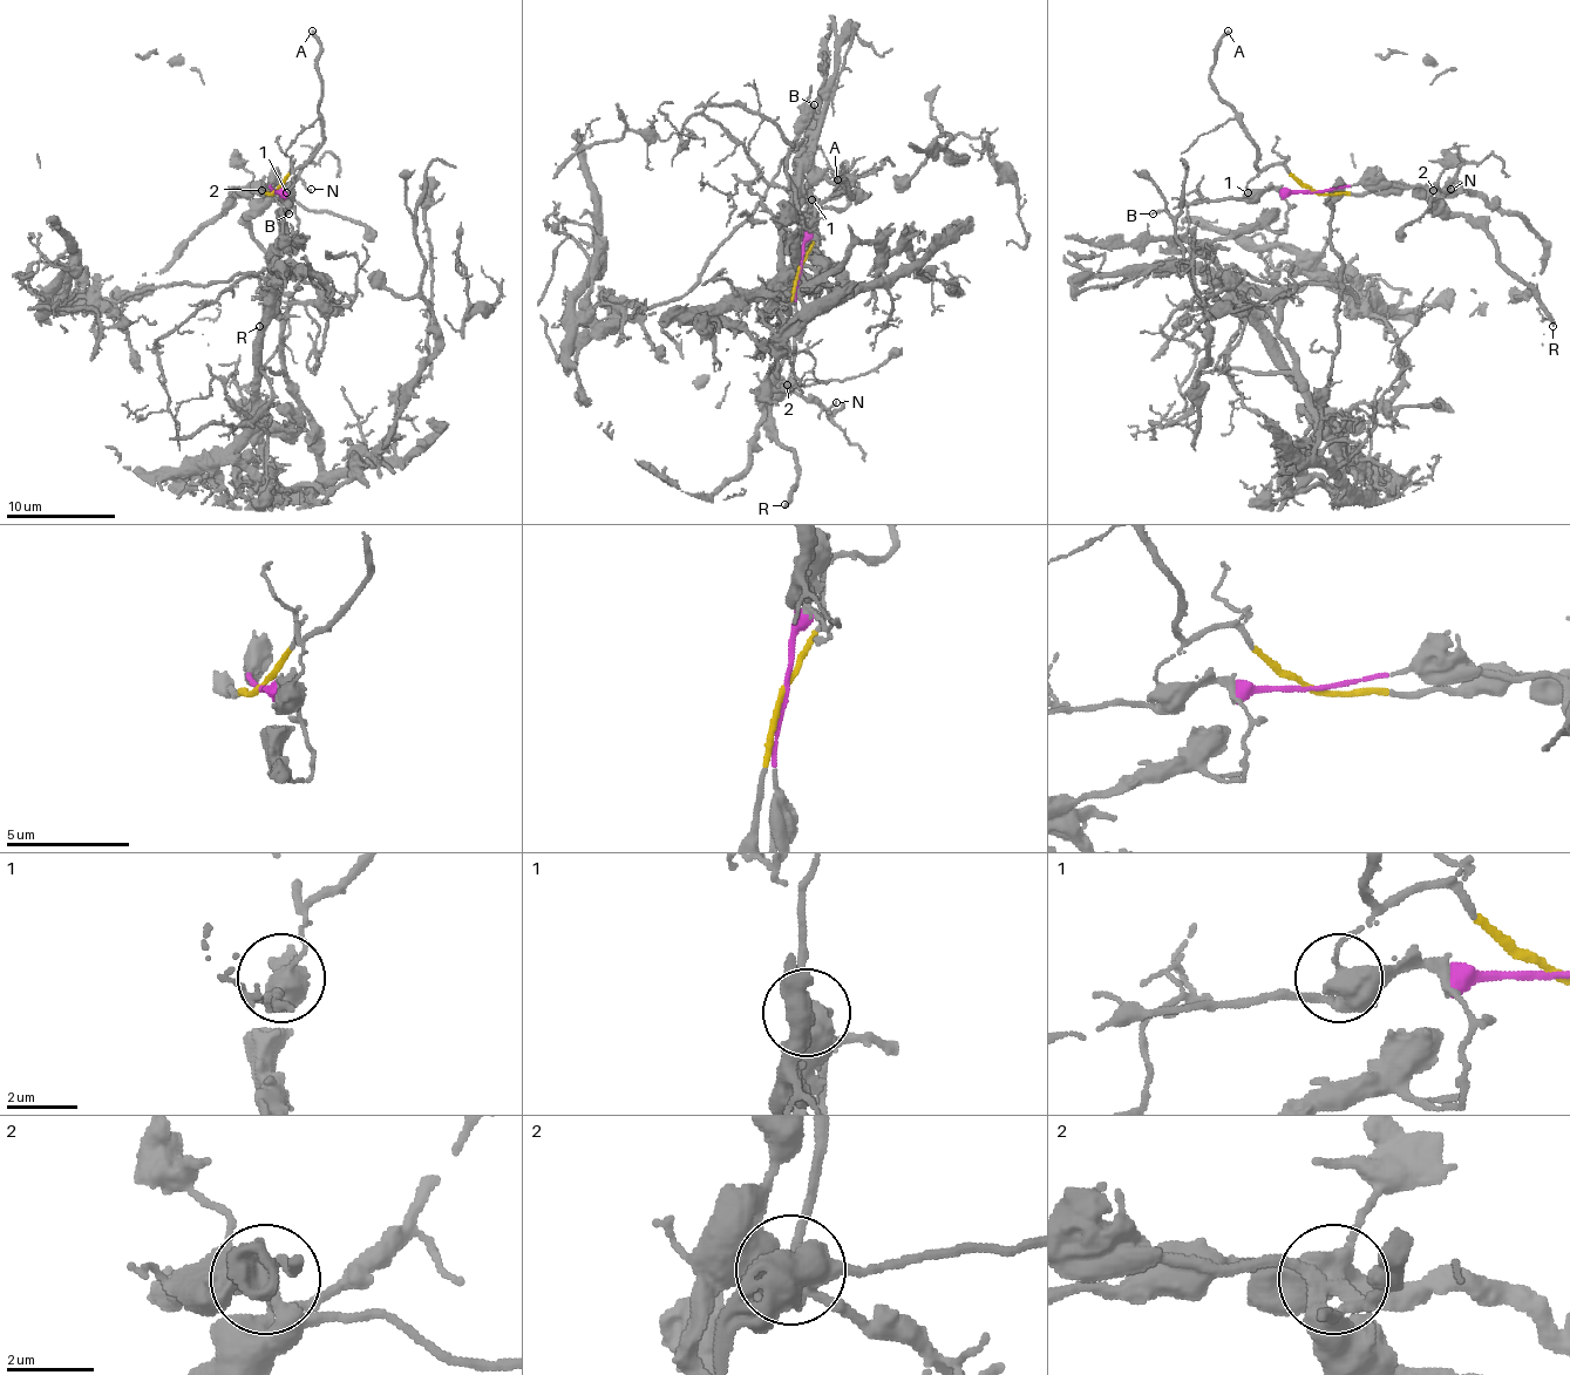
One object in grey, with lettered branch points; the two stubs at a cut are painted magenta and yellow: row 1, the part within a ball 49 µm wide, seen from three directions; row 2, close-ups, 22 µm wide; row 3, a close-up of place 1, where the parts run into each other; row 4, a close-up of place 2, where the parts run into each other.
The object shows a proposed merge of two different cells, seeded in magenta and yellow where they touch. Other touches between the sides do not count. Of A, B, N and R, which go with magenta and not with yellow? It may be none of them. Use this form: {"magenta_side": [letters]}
{"magenta_side": ["B", "R"]}

